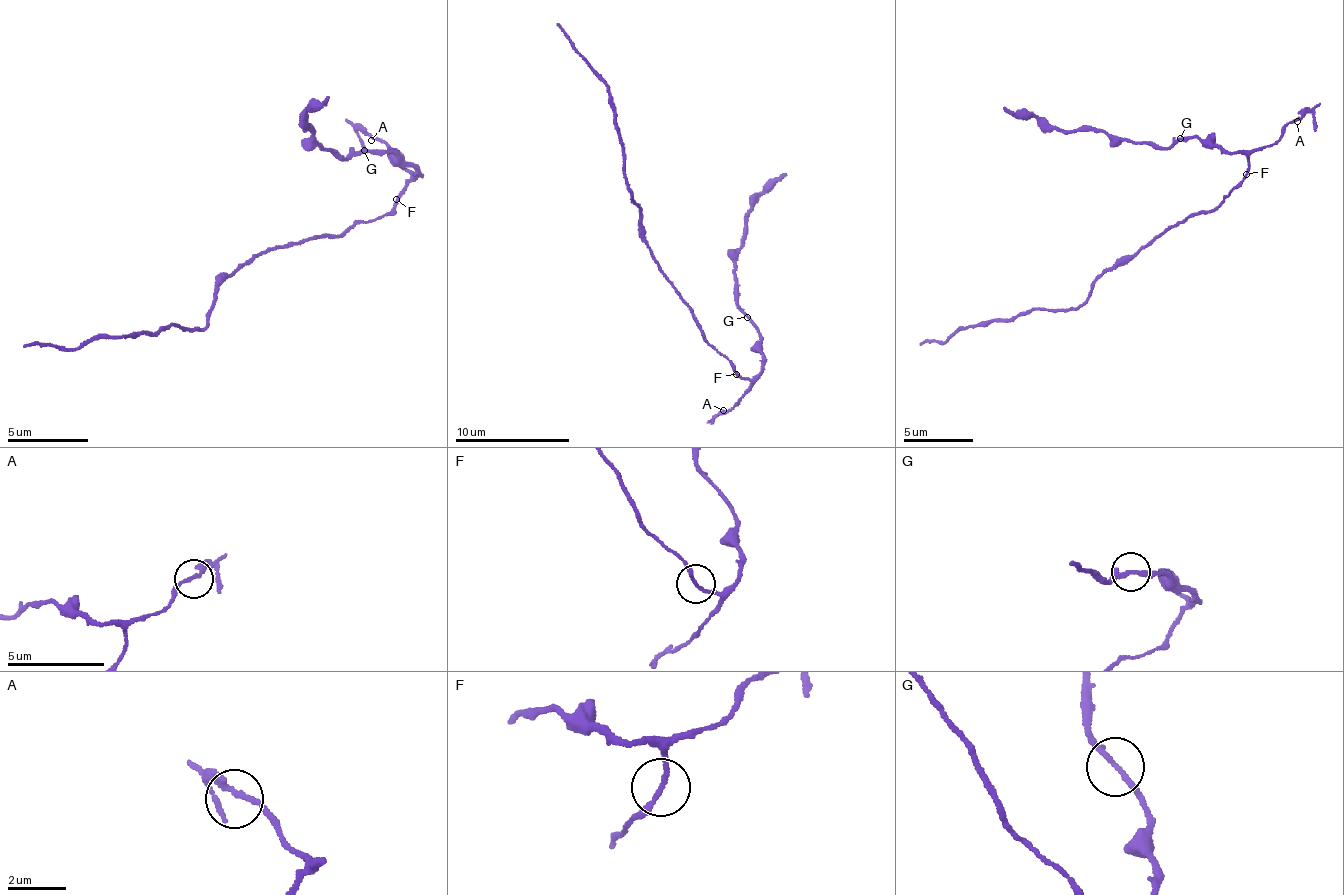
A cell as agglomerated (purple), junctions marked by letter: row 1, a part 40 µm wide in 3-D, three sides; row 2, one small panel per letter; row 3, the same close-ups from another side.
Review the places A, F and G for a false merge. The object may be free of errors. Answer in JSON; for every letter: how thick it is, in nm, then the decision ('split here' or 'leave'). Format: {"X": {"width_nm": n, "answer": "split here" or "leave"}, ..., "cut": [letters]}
{"A": {"width_nm": 170, "answer": "leave"}, "F": {"width_nm": 170, "answer": "split here"}, "G": {"width_nm": 190, "answer": "leave"}, "cut": ["F"]}

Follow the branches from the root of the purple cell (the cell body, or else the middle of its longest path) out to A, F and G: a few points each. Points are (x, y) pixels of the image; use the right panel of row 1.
A: (1195, 214), (1217, 209), (1232, 186), (1244, 178), (1250, 156), (1280, 136), (1284, 127), (1297, 121)
F: (1195, 214), (1217, 209), (1232, 186), (1247, 175)
G: (1195, 214), (1217, 209), (1244, 178), (1248, 164), (1241, 153), (1222, 153), (1197, 137), (1180, 138)

